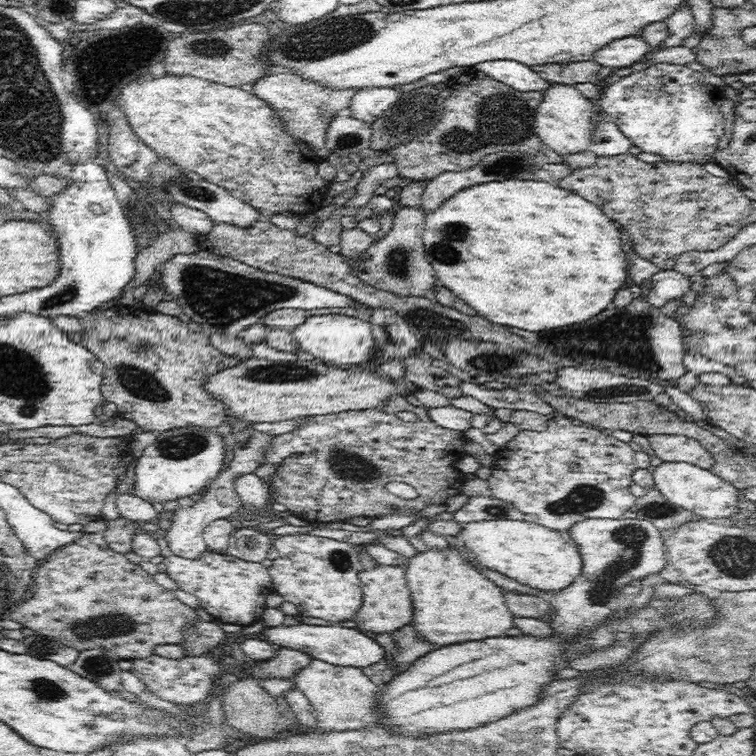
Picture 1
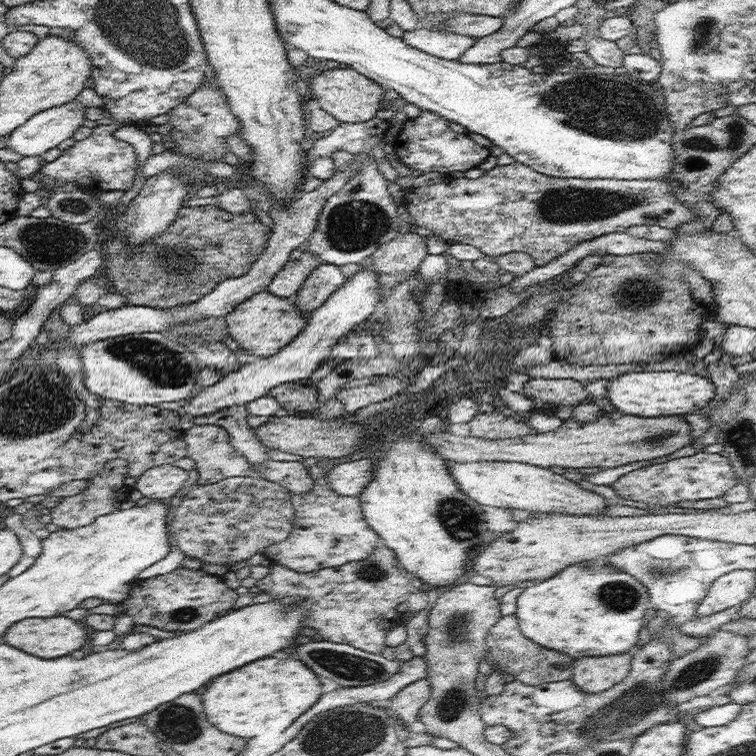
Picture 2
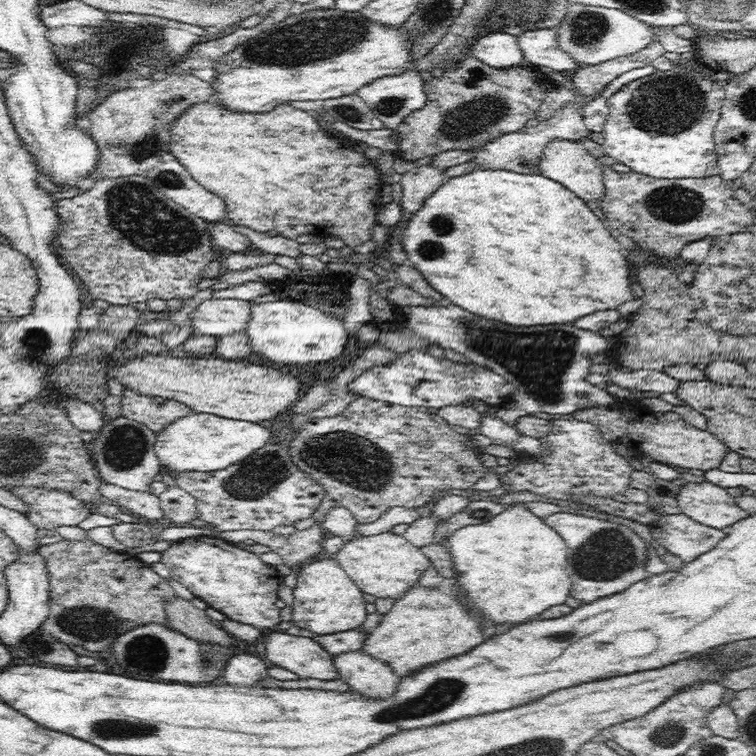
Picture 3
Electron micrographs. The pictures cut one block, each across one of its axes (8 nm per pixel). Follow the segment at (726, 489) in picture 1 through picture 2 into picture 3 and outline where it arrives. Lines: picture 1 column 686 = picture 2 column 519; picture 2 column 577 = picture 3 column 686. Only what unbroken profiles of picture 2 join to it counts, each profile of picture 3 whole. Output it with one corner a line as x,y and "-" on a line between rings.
708,481
684,484
676,495
676,501
683,514
712,528
728,529
749,516
738,506
736,497

